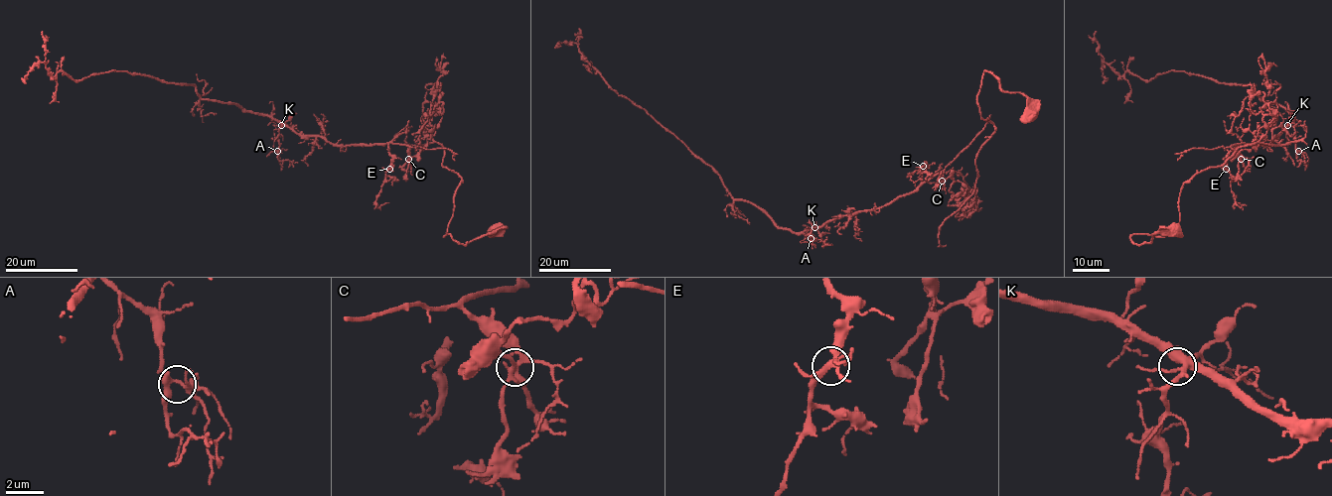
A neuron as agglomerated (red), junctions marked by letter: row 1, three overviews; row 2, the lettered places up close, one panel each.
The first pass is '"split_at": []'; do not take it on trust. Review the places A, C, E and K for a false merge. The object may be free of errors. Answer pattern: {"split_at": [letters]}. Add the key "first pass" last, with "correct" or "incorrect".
{"split_at": ["C"], "first pass": "incorrect"}

